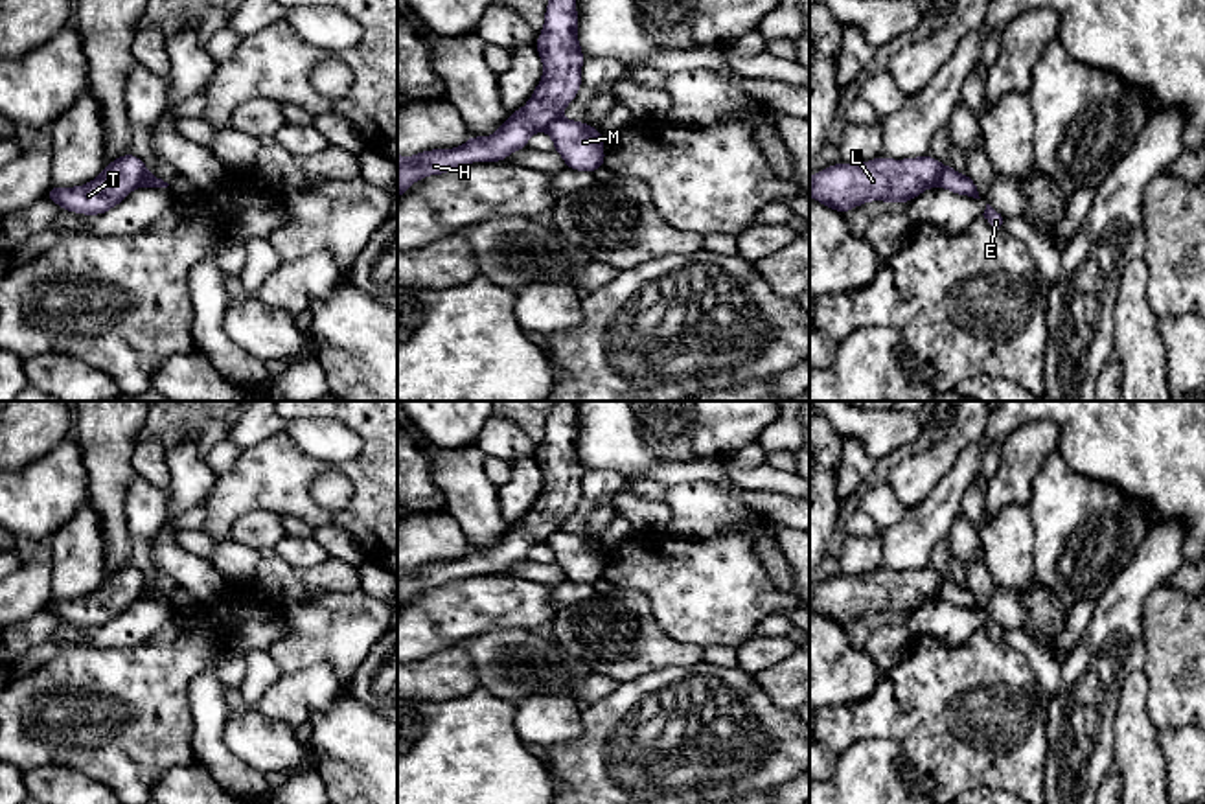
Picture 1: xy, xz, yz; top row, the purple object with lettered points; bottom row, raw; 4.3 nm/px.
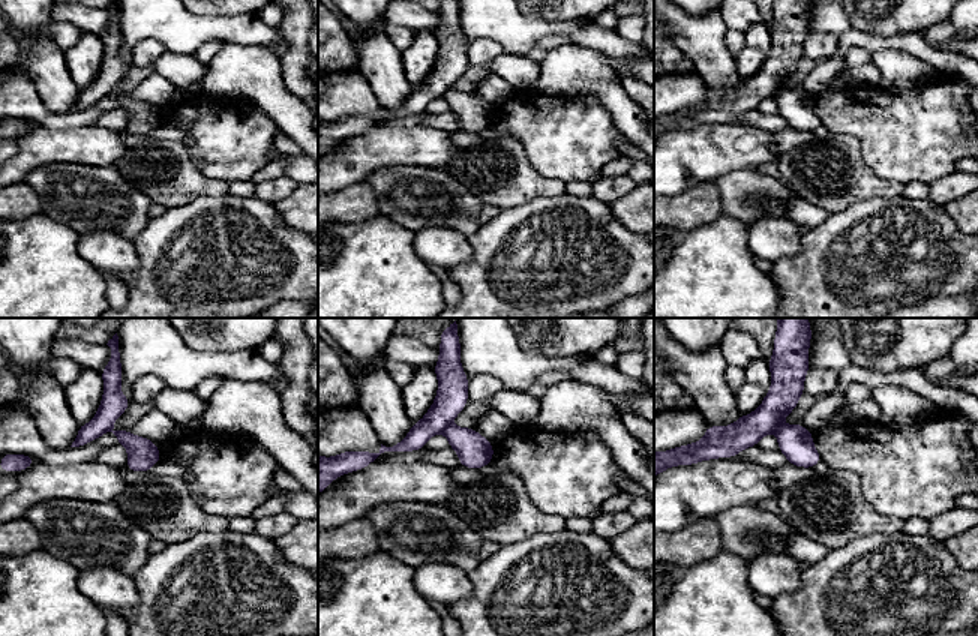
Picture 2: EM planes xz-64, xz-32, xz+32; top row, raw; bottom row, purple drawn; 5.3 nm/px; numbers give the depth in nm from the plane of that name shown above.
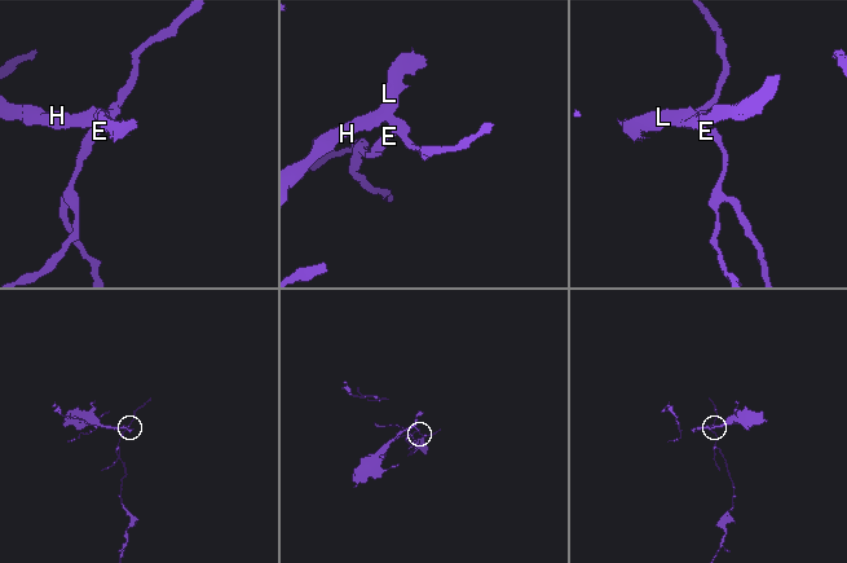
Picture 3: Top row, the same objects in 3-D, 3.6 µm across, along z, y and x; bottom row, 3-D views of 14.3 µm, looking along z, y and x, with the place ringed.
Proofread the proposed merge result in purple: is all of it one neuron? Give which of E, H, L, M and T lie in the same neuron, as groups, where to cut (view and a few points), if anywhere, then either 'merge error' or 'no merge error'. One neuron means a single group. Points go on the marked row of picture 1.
E M / H L T; cut in yz along (944, 168), (937, 184); merge error

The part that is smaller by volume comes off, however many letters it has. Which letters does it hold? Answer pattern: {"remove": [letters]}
{"remove": ["E", "M"]}

